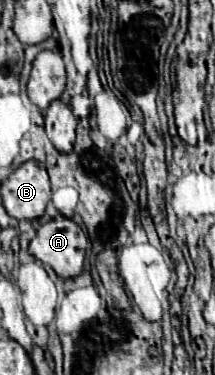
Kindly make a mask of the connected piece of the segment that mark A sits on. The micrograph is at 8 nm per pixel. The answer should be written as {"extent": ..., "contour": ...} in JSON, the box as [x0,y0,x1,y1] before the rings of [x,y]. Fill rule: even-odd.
{"extent":[30,217,88,277],"contour":[[[62,217],[62,219],[52,219],[38,227],[36,237],[30,241],[30,253],[38,261],[50,265],[58,277],[76,277],[80,275],[84,265],[86,245],[88,245],[88,237],[84,235],[84,231],[72,219]]]}

